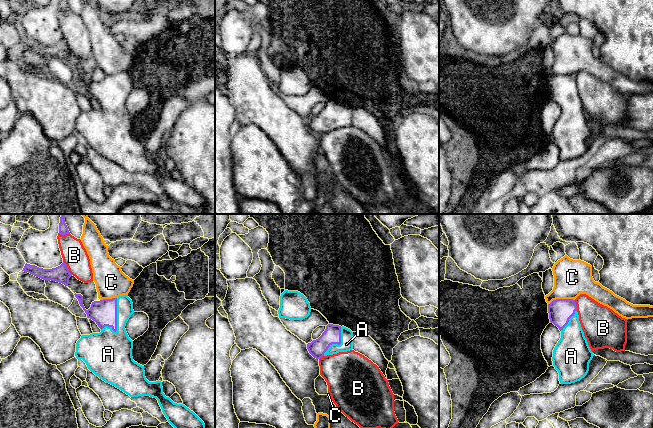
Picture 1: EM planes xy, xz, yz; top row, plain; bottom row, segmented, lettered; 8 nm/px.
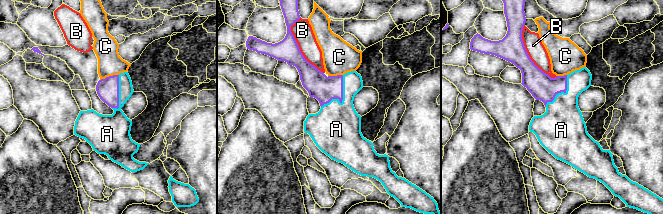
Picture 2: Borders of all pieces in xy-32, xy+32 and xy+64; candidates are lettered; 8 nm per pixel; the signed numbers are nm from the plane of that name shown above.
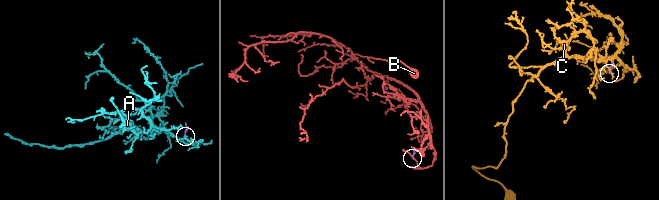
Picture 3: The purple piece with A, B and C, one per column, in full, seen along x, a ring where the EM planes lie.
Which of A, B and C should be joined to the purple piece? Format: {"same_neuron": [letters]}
{"same_neuron": ["A"]}

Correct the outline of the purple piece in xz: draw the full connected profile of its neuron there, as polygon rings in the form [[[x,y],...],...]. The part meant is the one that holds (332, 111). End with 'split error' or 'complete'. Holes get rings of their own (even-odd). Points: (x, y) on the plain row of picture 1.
[[[328,100],[322,111],[307,120],[309,129],[316,135],[347,128],[353,125],[353,108],[339,101]]] | split error

